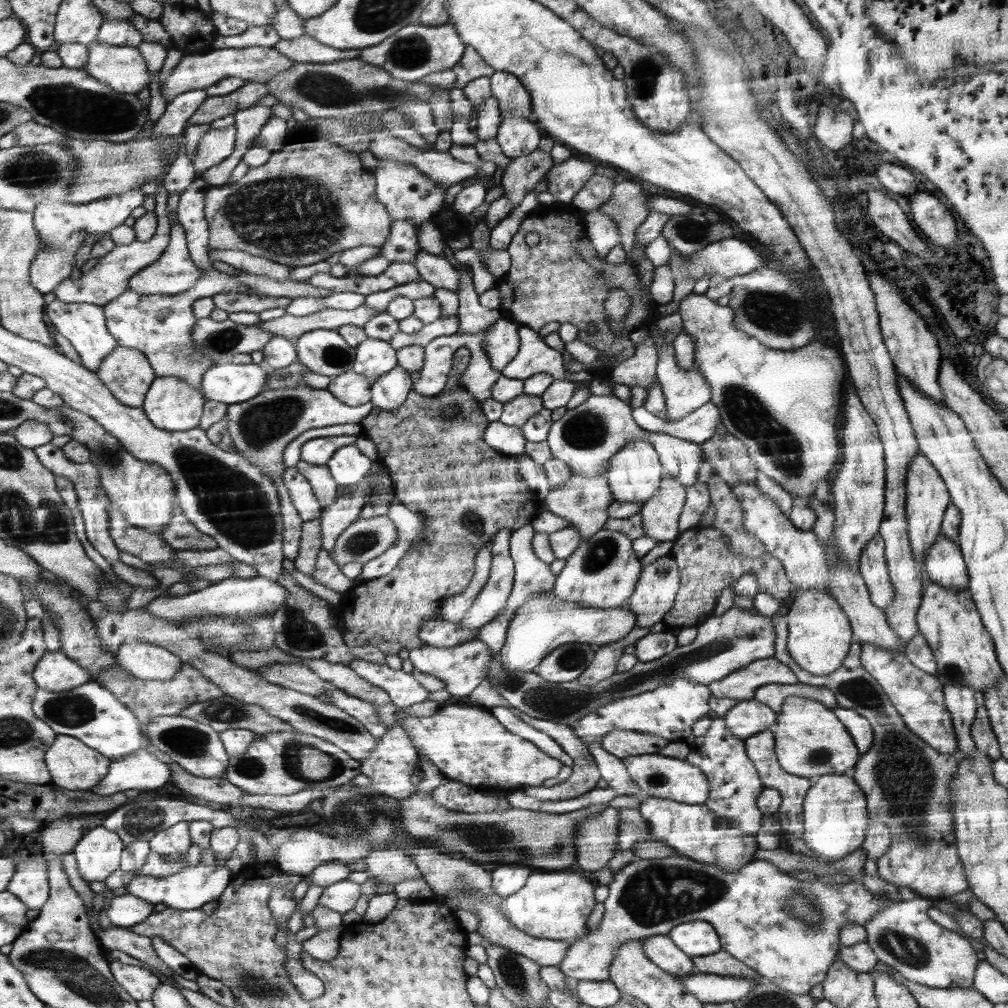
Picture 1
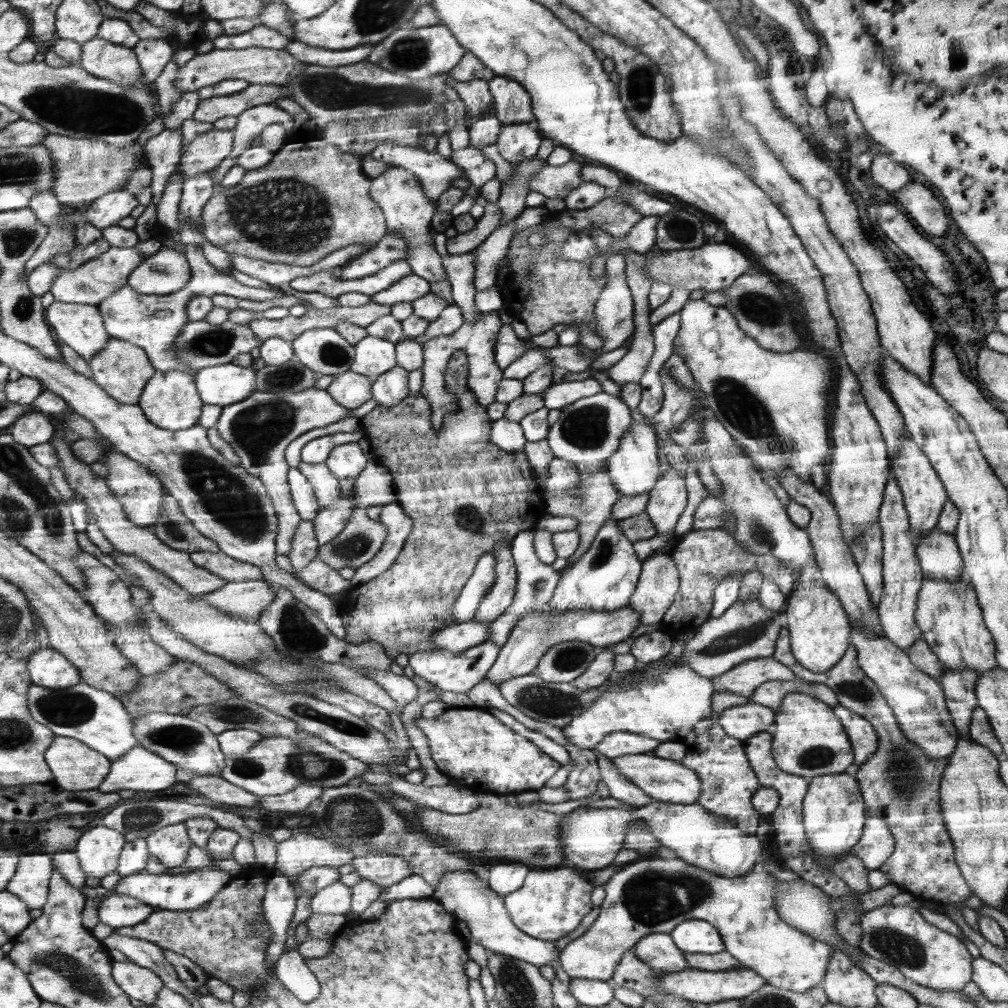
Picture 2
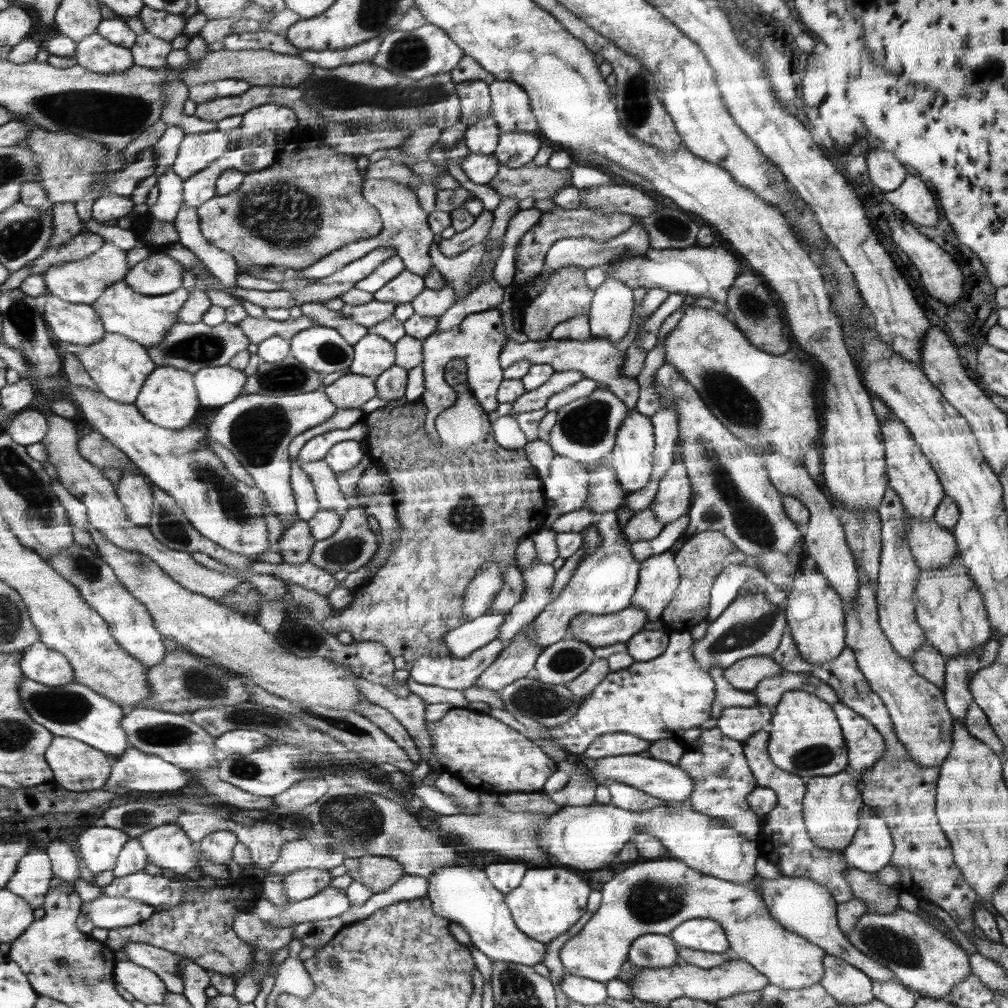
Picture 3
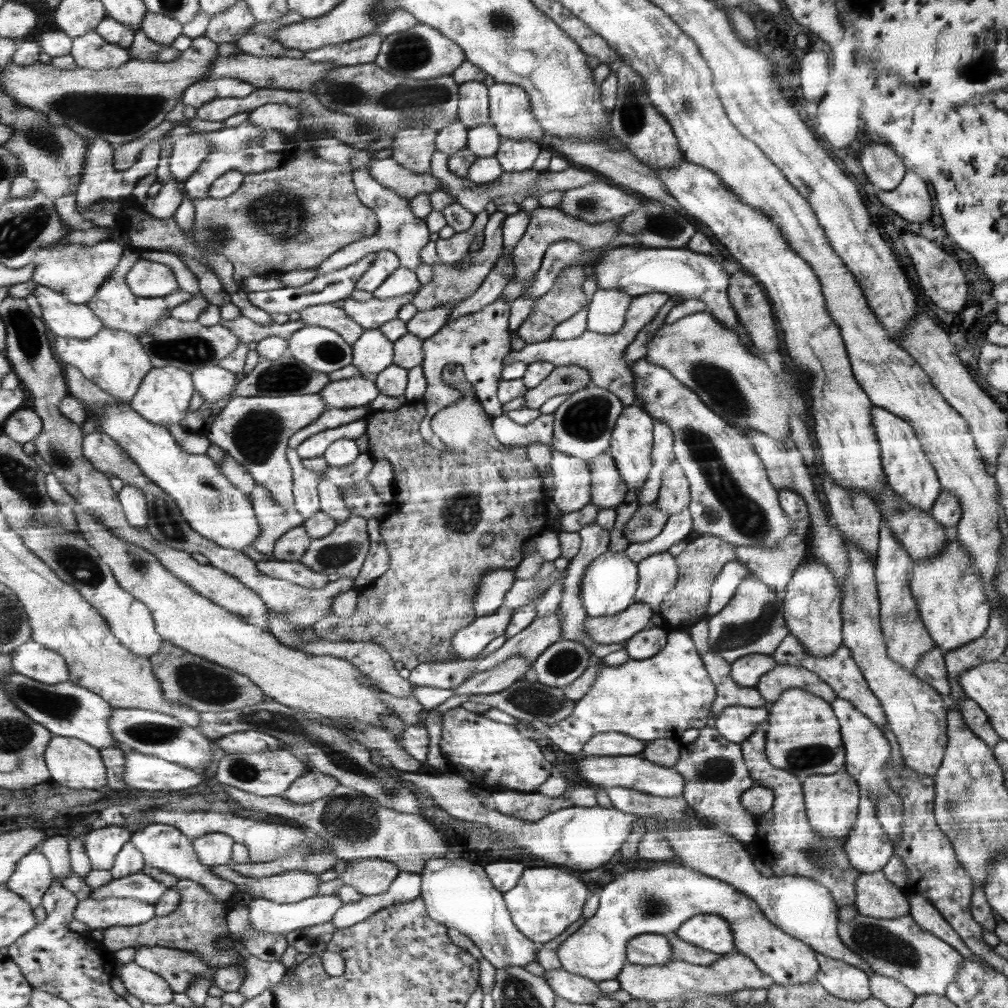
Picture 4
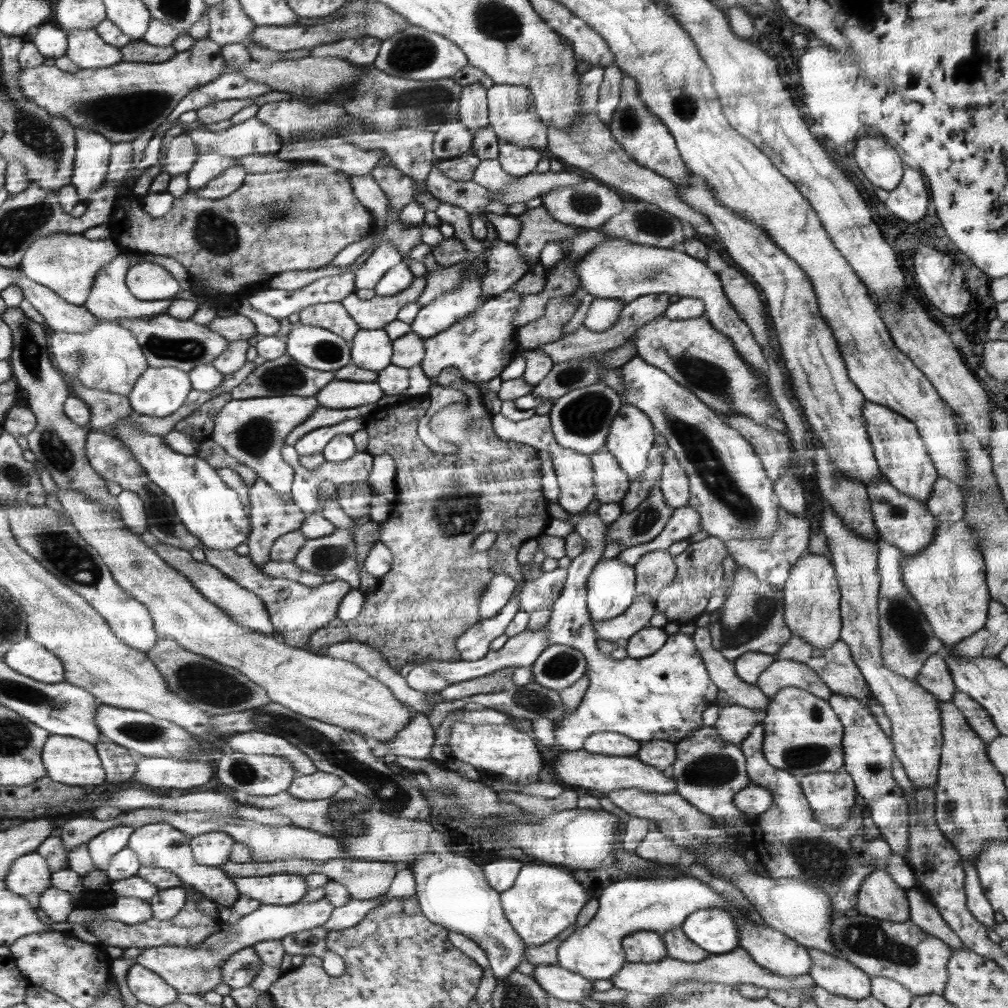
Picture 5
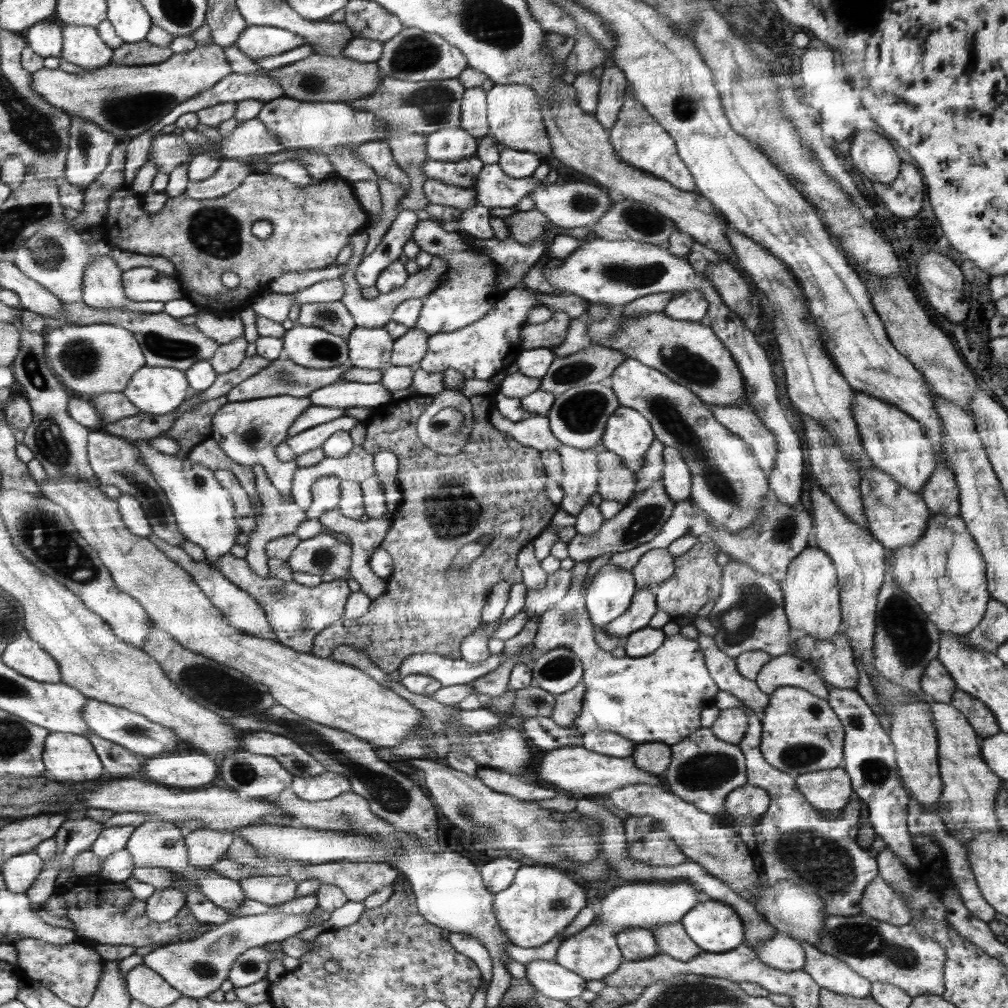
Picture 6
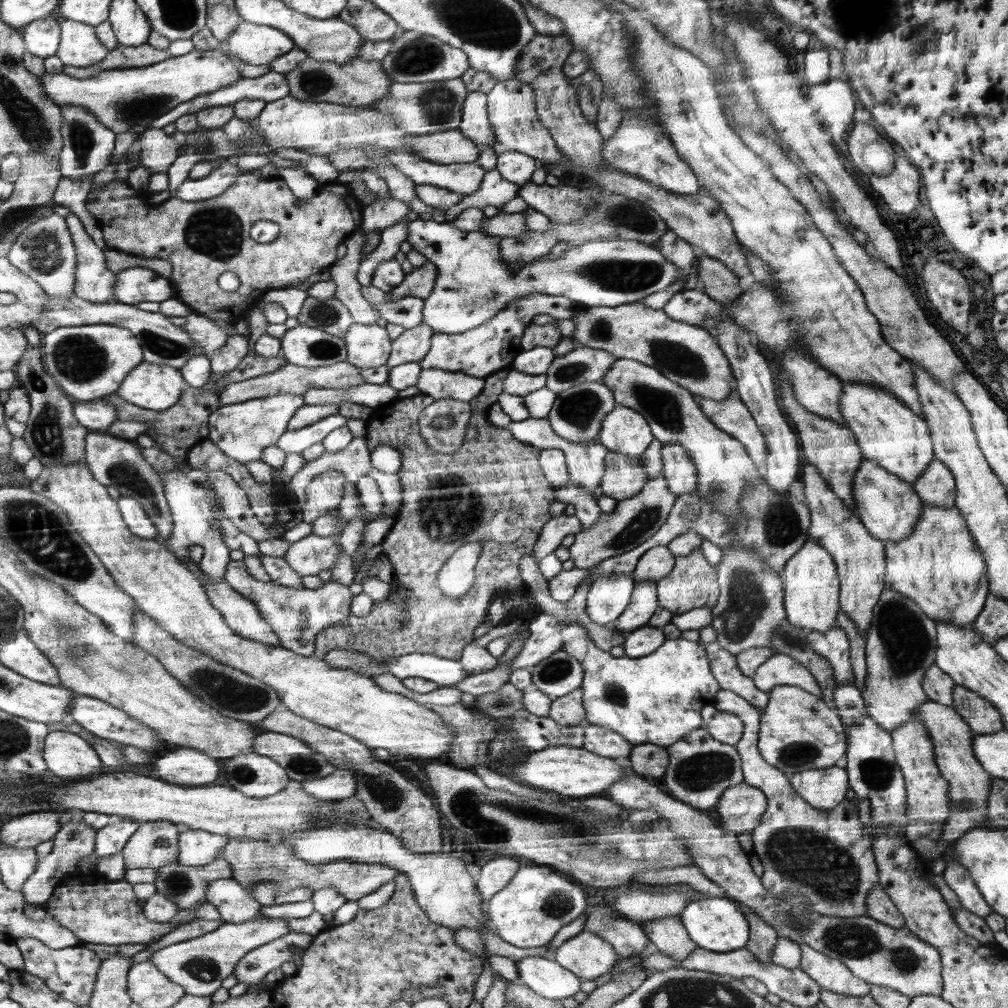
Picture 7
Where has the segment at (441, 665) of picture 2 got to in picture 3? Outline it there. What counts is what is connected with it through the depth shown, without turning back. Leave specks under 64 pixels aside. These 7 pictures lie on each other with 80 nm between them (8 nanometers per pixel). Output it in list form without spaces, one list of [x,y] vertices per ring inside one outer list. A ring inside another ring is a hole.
[[[496,638],[464,658],[452,654],[444,658],[421,656],[409,667],[409,678],[420,684],[438,685],[463,692],[473,686],[473,682],[494,662],[505,646],[506,643]]]

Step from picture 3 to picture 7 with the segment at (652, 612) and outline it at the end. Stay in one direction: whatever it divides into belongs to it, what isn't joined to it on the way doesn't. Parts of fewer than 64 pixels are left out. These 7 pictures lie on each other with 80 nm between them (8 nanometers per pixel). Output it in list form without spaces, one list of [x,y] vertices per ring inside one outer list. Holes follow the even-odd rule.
[[[668,546],[654,547],[641,558],[632,576],[636,579],[636,583],[657,583],[672,572],[675,566],[675,558]]]

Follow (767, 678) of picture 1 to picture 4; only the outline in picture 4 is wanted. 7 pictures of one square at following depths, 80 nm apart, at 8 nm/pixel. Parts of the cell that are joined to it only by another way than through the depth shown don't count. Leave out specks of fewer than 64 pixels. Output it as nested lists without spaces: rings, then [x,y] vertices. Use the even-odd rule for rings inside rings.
[[[751,654],[731,663],[731,677],[745,687],[755,687],[766,673],[774,670],[777,661],[771,655]]]

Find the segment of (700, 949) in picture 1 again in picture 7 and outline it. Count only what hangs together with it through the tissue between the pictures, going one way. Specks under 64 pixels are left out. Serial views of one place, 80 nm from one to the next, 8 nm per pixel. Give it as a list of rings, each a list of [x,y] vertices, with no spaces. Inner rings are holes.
[[[708,897],[698,901],[690,901],[679,916],[684,922],[689,937],[702,947],[714,952],[728,952],[745,948],[750,937],[750,926],[746,914],[737,904],[726,897]]]

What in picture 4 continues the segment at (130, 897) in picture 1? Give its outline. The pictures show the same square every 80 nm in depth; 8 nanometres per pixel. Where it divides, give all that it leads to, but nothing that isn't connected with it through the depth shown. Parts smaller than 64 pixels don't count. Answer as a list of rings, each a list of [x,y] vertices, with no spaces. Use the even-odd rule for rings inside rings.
[[[90,896],[81,900],[76,918],[93,929],[105,929],[111,926],[134,926],[148,922],[155,917],[153,904],[135,898],[105,898],[102,900]]]

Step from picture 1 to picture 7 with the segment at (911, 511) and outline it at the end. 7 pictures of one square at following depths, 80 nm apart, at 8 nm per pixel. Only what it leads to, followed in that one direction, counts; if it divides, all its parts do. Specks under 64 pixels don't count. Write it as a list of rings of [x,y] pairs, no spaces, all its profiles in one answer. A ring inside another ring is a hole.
[[[852,381],[842,383],[841,415],[845,424],[856,435],[861,454],[913,486],[913,482],[928,469],[930,461],[935,457],[928,423],[907,407],[902,399],[886,389]]]

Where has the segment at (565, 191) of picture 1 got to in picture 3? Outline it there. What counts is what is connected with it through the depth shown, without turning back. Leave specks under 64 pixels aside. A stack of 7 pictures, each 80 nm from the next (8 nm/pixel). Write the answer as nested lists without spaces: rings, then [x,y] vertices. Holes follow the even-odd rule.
[[[499,165],[496,176],[487,182],[489,189],[496,190],[501,200],[505,198],[544,199],[551,196],[562,188],[570,187],[569,168],[554,170],[548,165],[544,166],[521,166],[510,168],[506,165]]]

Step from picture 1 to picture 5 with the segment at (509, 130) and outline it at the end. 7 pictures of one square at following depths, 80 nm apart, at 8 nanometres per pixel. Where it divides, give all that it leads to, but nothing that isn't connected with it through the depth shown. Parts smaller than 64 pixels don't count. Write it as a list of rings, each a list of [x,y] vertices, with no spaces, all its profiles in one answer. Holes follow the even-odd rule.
[[[499,144],[498,161],[501,167],[512,176],[524,177],[532,173],[540,163],[542,154],[532,147],[518,147],[514,144]]]

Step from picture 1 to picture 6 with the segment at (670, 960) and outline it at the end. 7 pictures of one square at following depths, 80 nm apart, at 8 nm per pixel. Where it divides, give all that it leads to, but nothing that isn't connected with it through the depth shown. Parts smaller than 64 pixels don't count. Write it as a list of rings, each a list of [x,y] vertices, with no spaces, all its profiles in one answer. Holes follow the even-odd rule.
[[[649,928],[622,929],[618,932],[616,939],[625,961],[637,961],[660,953],[657,939]]]

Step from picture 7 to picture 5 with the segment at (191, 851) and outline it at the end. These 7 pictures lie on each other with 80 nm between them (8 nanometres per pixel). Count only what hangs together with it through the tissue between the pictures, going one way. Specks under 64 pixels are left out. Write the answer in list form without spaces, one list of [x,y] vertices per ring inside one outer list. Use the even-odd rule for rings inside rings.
[[[210,831],[192,837],[193,857],[198,864],[218,867],[229,860],[234,838],[222,831]]]

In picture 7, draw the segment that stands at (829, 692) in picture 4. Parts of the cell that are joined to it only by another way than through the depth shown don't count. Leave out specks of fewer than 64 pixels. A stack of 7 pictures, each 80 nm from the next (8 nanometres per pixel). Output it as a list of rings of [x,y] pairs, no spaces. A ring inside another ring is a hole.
[[[776,653],[751,676],[756,688],[769,692],[780,685],[799,686],[811,694],[822,694],[822,688],[810,671],[788,654]]]

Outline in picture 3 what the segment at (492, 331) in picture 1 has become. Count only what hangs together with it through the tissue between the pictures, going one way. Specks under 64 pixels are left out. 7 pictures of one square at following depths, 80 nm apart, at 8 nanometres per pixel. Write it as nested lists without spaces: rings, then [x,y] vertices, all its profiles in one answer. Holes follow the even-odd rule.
[[[648,289],[646,296],[641,301],[635,303],[628,332],[616,342],[594,336],[586,340],[554,340],[551,338],[544,341],[527,341],[524,343],[516,343],[511,339],[509,344],[503,346],[502,352],[500,352],[499,359],[501,367],[504,369],[521,361],[530,361],[530,365],[548,364],[555,371],[577,370],[586,378],[606,384],[608,390],[613,392],[630,410],[634,409],[639,397],[639,384],[635,378],[623,376],[622,363],[624,363],[624,357],[626,357],[628,347],[637,337],[641,322],[648,320],[668,297],[669,292],[666,289]]]

